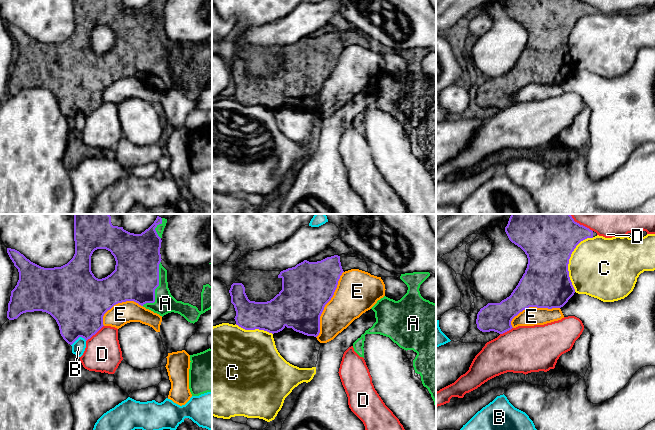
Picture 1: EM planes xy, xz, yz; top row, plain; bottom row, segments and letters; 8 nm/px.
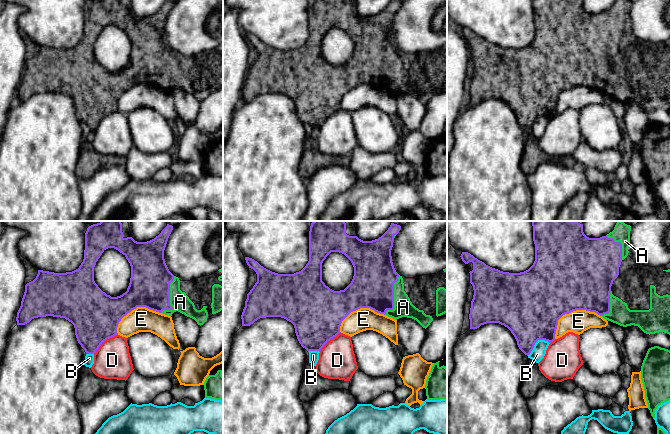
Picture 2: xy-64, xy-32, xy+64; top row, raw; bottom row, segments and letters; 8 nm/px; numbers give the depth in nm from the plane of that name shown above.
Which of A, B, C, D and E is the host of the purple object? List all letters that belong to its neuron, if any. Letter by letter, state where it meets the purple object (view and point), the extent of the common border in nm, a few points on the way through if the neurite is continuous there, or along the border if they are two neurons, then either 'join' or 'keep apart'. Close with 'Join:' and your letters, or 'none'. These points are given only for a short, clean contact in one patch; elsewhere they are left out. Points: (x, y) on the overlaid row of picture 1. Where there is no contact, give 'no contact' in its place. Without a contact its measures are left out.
A: xy (157, 286) | 380 nm | join
B: xy (78, 337) | 130 nm | along xy (86, 340), (79, 337), (71, 345) | keep apart
C: yz (568, 260) | 460 nm | keep apart
D: xy (94, 334) | 190 nm | keep apart
E: xz (326, 303) | 600 nm | keep apart
Join: A

